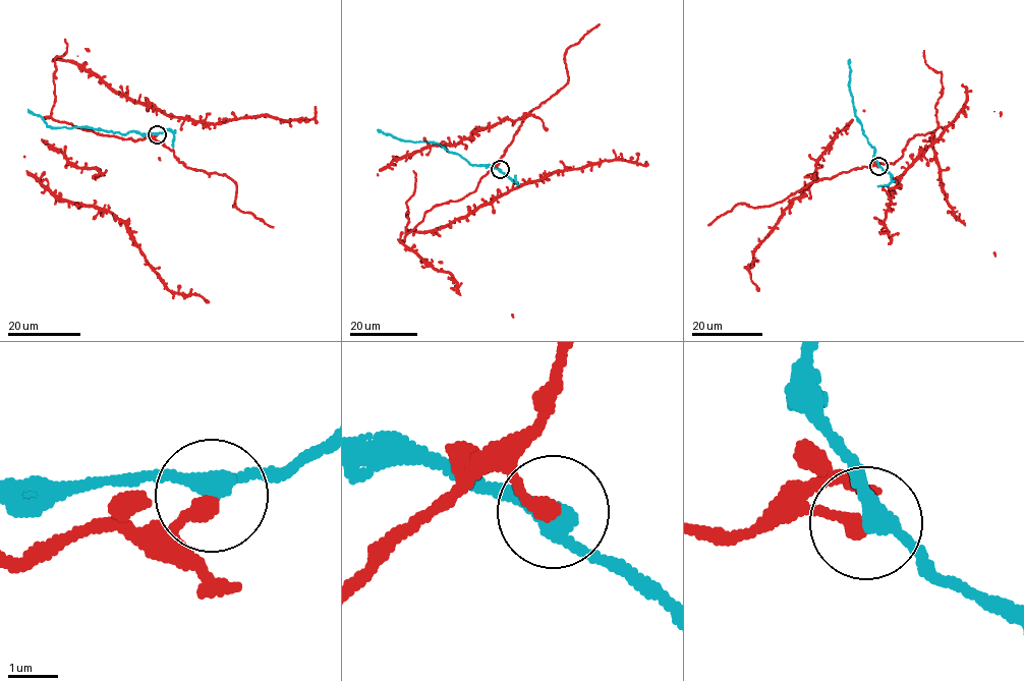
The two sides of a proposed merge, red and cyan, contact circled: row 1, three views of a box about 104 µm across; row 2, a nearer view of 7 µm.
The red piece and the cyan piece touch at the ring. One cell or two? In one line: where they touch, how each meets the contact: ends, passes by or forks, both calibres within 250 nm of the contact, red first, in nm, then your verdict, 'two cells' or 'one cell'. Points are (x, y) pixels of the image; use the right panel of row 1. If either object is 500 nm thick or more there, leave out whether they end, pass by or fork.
place (878, 166); red ends; cyan passes by; calibres 320 and 360 nm; two cells

